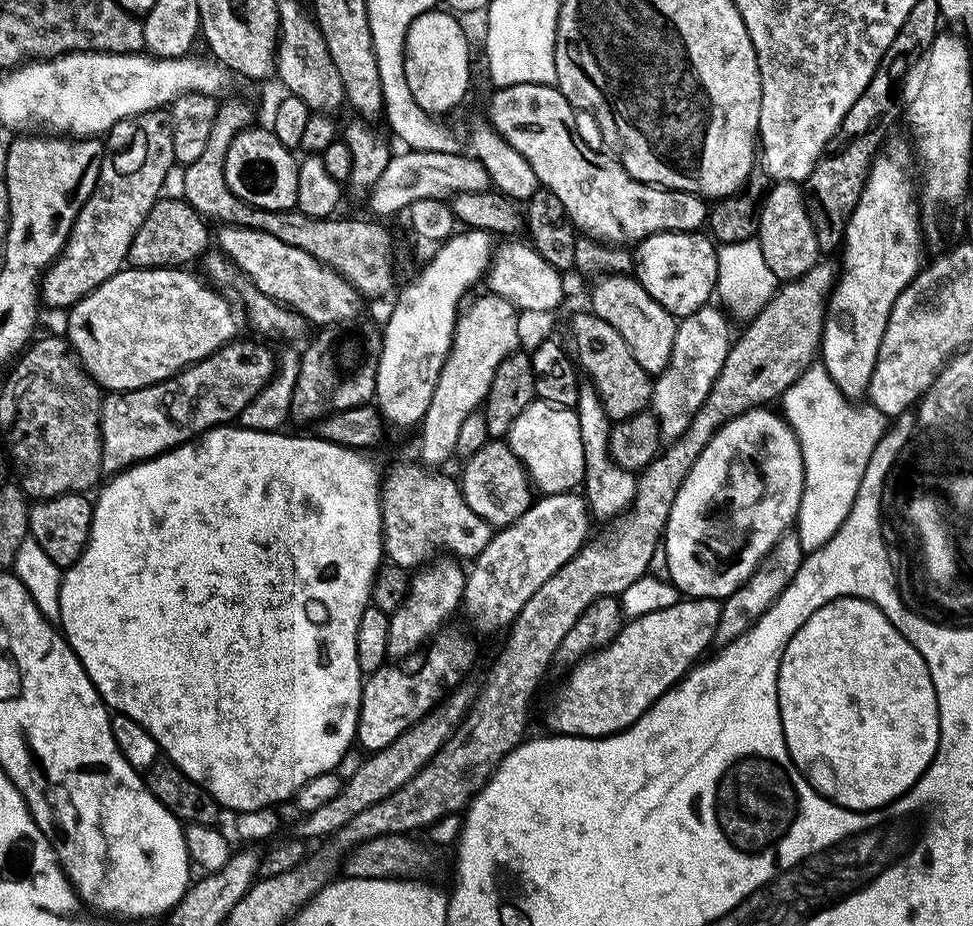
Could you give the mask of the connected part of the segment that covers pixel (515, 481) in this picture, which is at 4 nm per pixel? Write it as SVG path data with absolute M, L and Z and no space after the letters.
M489 439L473 456L465 459L462 466L464 473L458 476L460 493L464 495L466 506L470 506L477 521L485 520L493 524L493 529L499 530L526 514L526 510L534 503L534 488L524 463L513 454L503 439Z

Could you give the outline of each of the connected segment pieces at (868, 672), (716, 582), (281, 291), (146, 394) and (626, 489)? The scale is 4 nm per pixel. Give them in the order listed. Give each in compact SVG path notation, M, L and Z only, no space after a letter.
M838 596L821 603L790 638L778 670L778 710L786 750L820 795L843 808L879 810L909 792L940 749L938 698L930 670L869 600Z
M767 407L751 408L748 412L743 412L741 416L735 416L733 420L722 425L714 434L714 438L710 438L706 450L702 450L702 454L698 454L690 474L686 474L686 478L674 498L674 506L670 510L670 518L666 522L663 532L662 558L664 554L664 560L668 563L667 579L676 587L677 593L683 594L685 597L723 598L734 590L738 590L738 586L742 586L742 582L746 582L746 578L752 576L752 571L758 567L760 559L768 553L770 546L774 546L774 542L778 542L780 535L793 527L804 489L802 450L798 438L793 434L791 426L788 425L788 421L784 419L783 415L776 413L775 416L774 413L768 411L772 410Z
M222 224L215 229L214 244L258 291L303 316L309 325L342 324L361 315L362 297L353 284L330 266L318 262L318 258L306 254L306 250L298 250L298 246L290 246L274 238L274 234Z
M236 338L222 345L215 353L174 373L172 377L129 392L113 392L103 397L101 406L101 466L108 474L123 472L144 460L153 460L171 448L178 448L188 440L218 428L222 424L232 424L242 410L251 402L274 375L274 352L255 344L252 340Z
M581 383L578 402L575 406L576 417L578 418L578 430L580 431L580 441L584 451L584 478L582 481L583 491L589 509L600 516L615 518L631 504L636 497L637 473L629 472L627 468L618 466L608 453L608 439L612 433L612 424L609 421L606 410L600 401L600 395L591 383Z

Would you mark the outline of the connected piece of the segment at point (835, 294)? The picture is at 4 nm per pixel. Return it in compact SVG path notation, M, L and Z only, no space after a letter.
M889 143L883 149L884 172L869 175L860 192L858 206L848 219L844 231L842 253L844 257L838 260L838 275L836 286L828 298L828 306L824 314L824 333L820 339L819 359L822 367L830 374L834 386L847 400L860 402L867 397L870 384L870 374L874 374L874 366L878 358L878 350L882 346L882 334L886 334L886 322L890 318L890 310L894 302L906 290L906 286L920 272L920 240L922 241L922 226L919 222L918 206L914 193L914 184L911 184L914 172L914 156L904 144Z

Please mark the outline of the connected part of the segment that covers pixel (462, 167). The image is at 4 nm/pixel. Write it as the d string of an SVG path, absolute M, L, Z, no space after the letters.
M400 150L392 161L382 170L378 182L372 187L367 197L368 204L380 218L392 216L395 212L403 213L419 200L443 200L461 195L464 192L487 192L490 181L480 160L470 154L438 154L437 152L414 152Z

